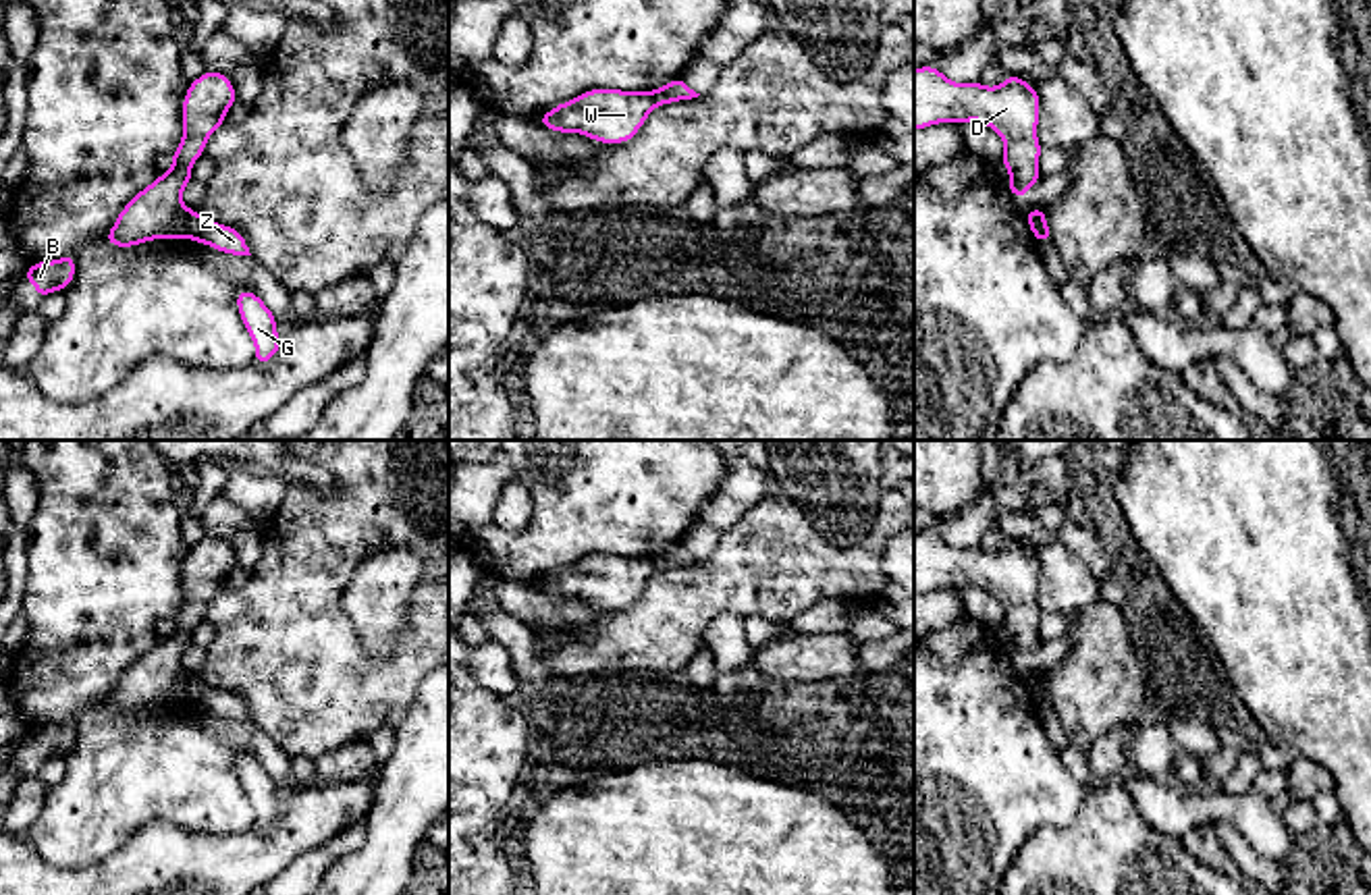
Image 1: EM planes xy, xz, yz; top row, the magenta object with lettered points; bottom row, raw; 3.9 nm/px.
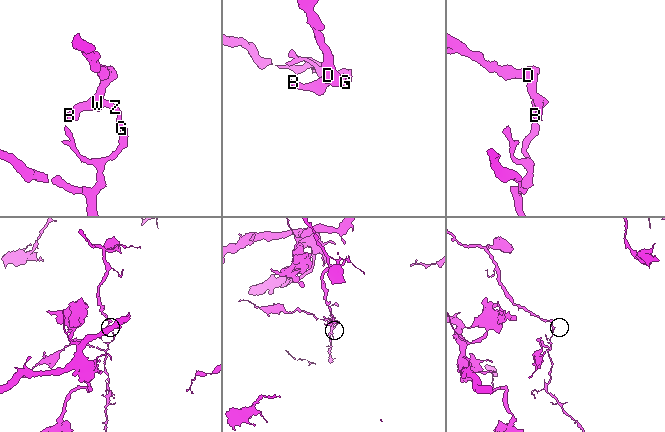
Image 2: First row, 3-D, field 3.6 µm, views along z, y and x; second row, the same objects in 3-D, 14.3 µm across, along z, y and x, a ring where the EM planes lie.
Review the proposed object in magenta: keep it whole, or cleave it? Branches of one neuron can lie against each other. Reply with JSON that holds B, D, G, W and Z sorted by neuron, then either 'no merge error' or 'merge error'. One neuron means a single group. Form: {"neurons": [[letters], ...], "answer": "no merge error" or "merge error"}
{"neurons": [["B", "D", "W"], ["G", "Z"]], "answer": "merge error"}

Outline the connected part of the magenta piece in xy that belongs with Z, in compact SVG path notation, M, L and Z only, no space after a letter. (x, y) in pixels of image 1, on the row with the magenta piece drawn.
M197 210L187 212L187 235L193 243L210 245L228 255L251 255L247 241L237 228L210 222Z

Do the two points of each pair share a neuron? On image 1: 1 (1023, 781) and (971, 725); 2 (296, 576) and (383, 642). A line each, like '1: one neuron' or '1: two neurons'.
1: one neuron
2: two neurons

